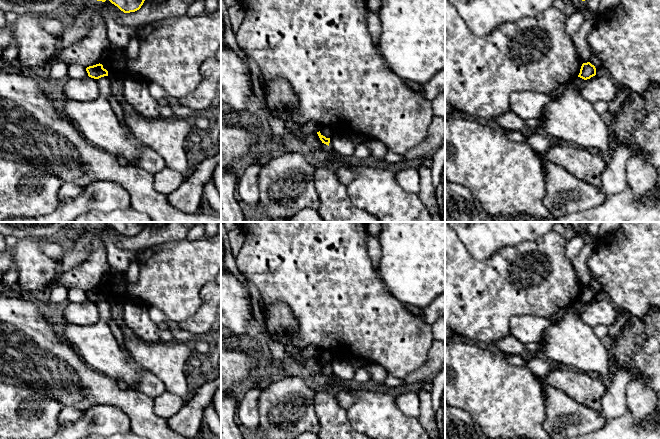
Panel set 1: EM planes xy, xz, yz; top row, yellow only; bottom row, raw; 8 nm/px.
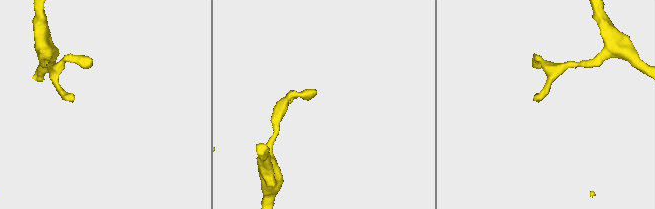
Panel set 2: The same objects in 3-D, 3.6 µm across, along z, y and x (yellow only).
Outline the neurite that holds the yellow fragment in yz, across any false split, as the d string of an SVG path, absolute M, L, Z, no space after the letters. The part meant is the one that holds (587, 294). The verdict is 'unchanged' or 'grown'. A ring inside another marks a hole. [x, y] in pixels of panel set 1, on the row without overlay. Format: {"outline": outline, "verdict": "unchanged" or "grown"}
{"outline": "M590 286L583 287L578 301L587 304L596 299L596 292Z", "verdict": "unchanged"}

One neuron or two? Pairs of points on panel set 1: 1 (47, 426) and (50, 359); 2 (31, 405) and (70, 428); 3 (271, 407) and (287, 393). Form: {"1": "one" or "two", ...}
{"1": "two", "2": "two", "3": "one"}

